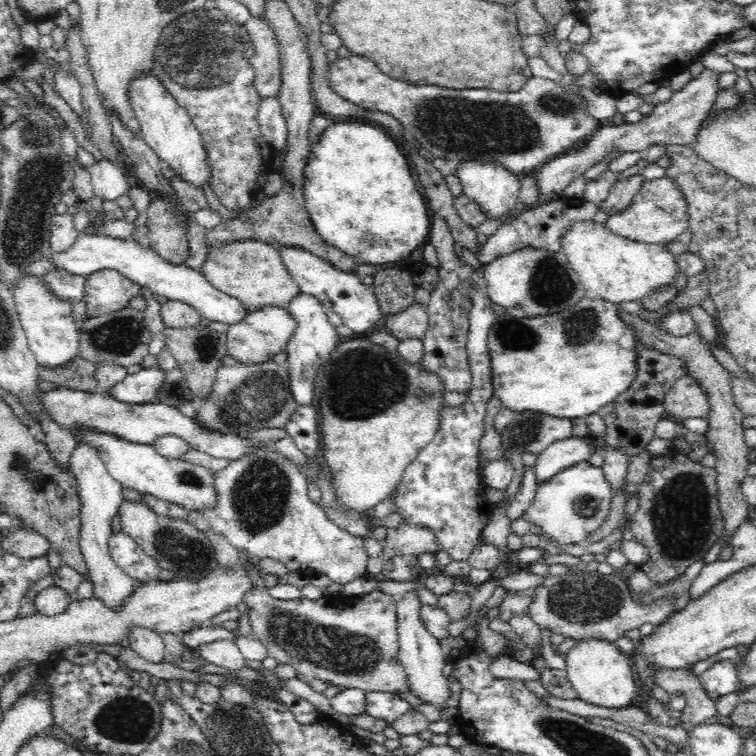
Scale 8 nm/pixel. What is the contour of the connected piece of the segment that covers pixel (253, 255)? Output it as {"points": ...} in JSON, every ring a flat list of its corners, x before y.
{"points":[[243,240,216,244,212,250,208,248,206,262,202,264,200,272,204,273,208,282,218,291,233,296,249,311,266,308,275,304,280,308,287,308,294,296,301,290,290,276,288,269,281,261,282,255,273,245,257,241]]}

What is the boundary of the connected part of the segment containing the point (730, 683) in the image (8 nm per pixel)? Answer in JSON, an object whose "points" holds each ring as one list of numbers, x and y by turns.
{"points":[[730,659,714,662,700,679,704,691,712,701,737,691,736,684,739,682,734,660]]}

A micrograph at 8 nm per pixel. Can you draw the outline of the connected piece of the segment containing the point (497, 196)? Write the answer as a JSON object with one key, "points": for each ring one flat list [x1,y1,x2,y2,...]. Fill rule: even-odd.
{"points":[[495,160,458,162,456,176,458,176,463,186,463,193,476,201,486,219,496,221,502,219,504,215,515,208,516,202,518,202,520,180,516,178,516,175,508,172,503,164,497,163]]}

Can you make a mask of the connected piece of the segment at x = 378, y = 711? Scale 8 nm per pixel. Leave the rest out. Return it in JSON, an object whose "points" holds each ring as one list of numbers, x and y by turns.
{"points":[[368,692,366,694,365,712,374,718,385,720,388,726,412,708,406,700,390,692]]}

